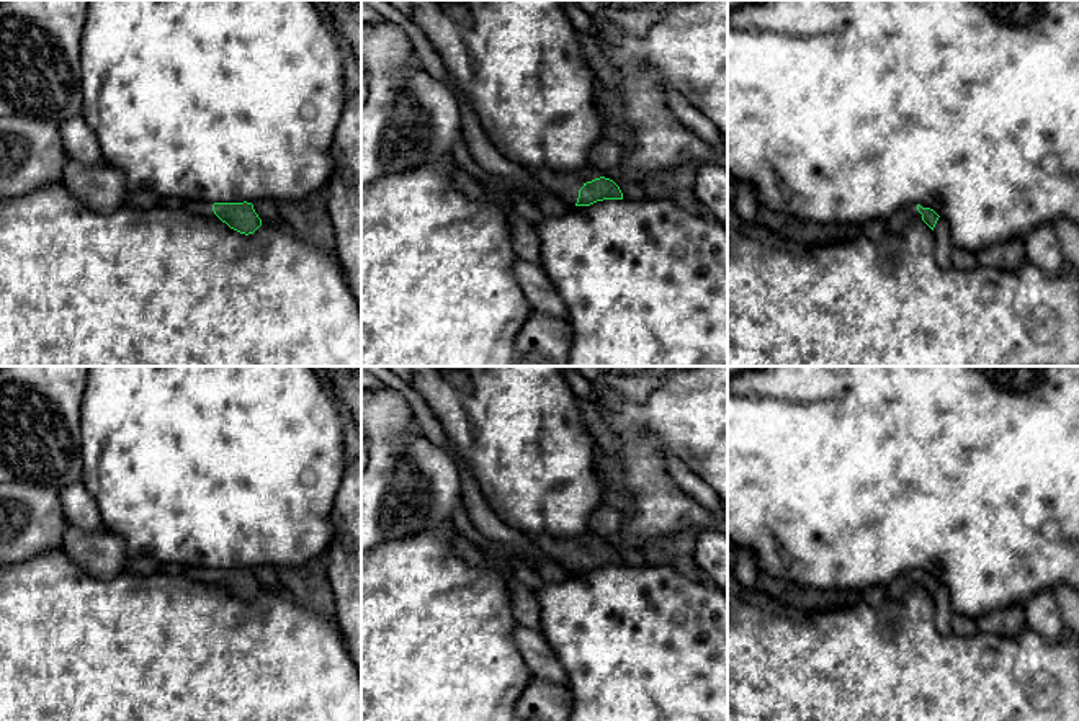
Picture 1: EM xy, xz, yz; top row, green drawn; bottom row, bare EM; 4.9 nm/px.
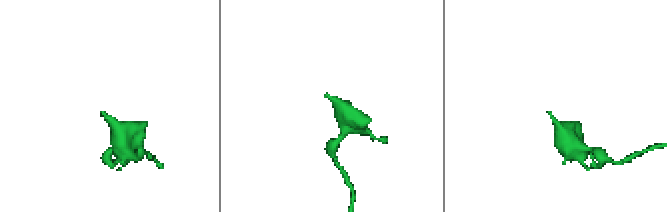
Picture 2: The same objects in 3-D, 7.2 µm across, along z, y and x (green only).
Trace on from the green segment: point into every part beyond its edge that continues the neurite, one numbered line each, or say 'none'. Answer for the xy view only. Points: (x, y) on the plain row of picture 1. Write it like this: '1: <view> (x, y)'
1: xy (198, 574)

